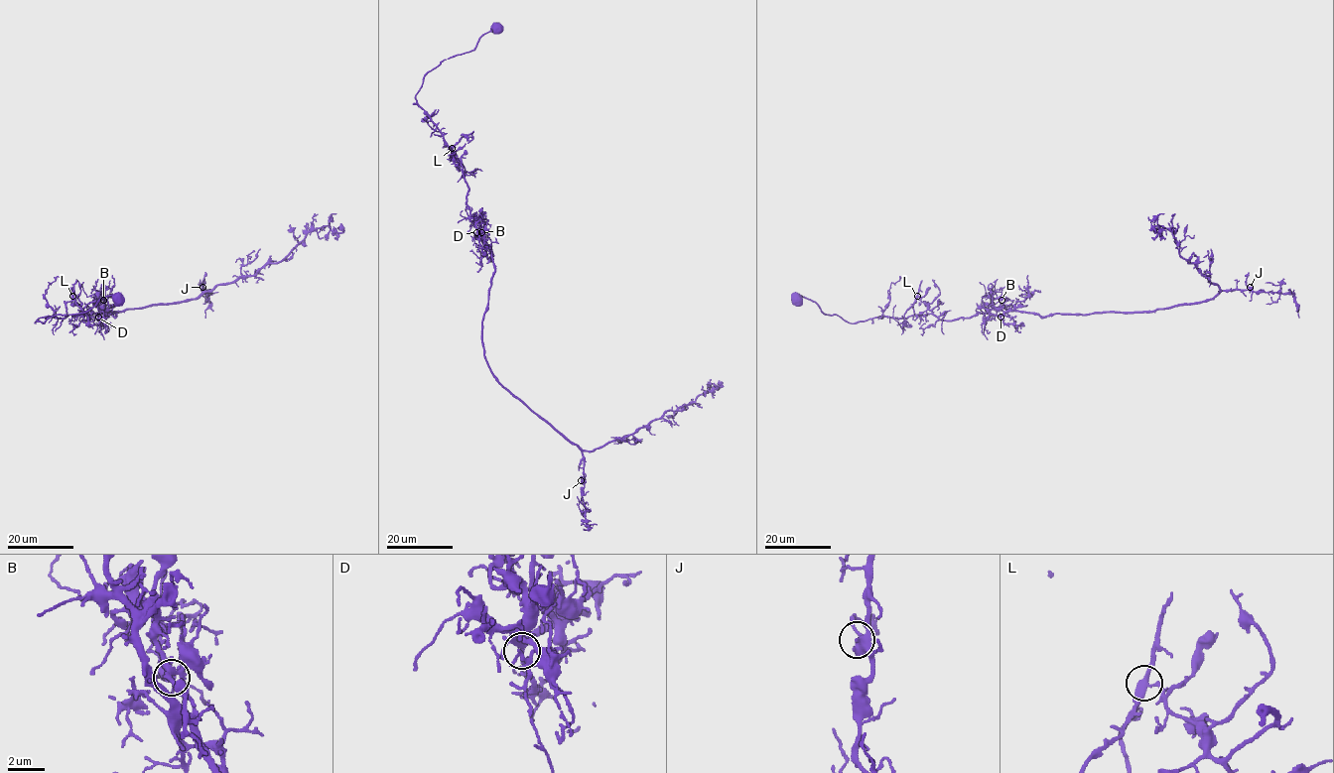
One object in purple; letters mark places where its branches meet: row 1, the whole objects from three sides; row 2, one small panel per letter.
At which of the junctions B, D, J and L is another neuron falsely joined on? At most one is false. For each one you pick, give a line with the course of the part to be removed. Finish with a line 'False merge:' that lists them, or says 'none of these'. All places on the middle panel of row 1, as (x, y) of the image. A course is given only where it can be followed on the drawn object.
L: foreign part runs (452, 148), (465, 135), (471, 141)
False merge: L

